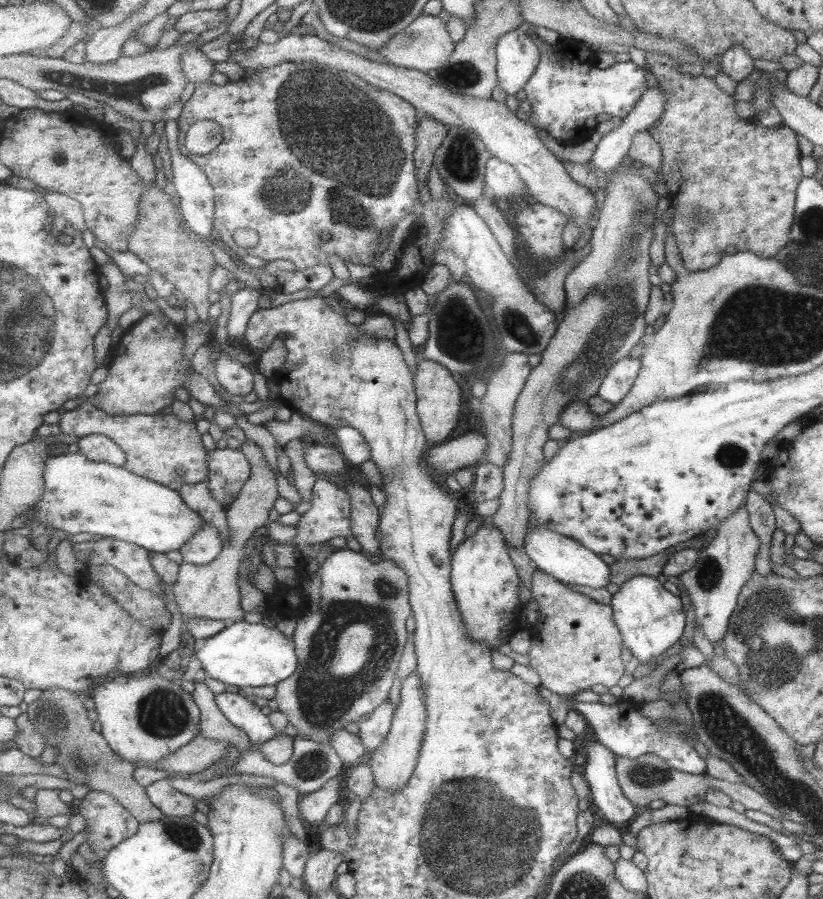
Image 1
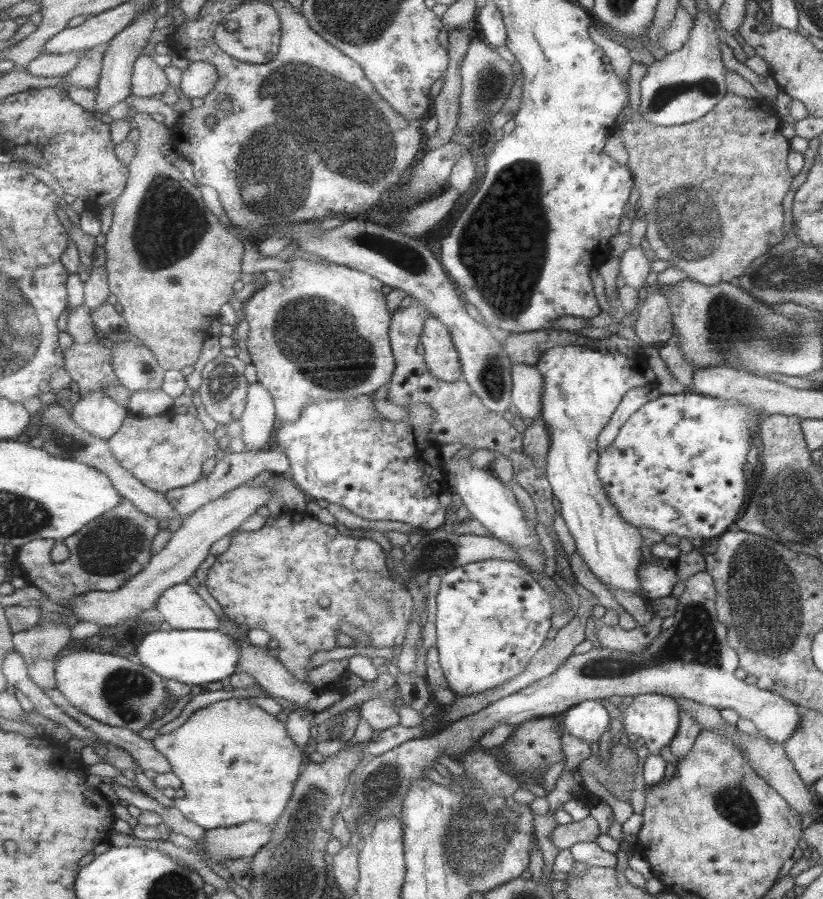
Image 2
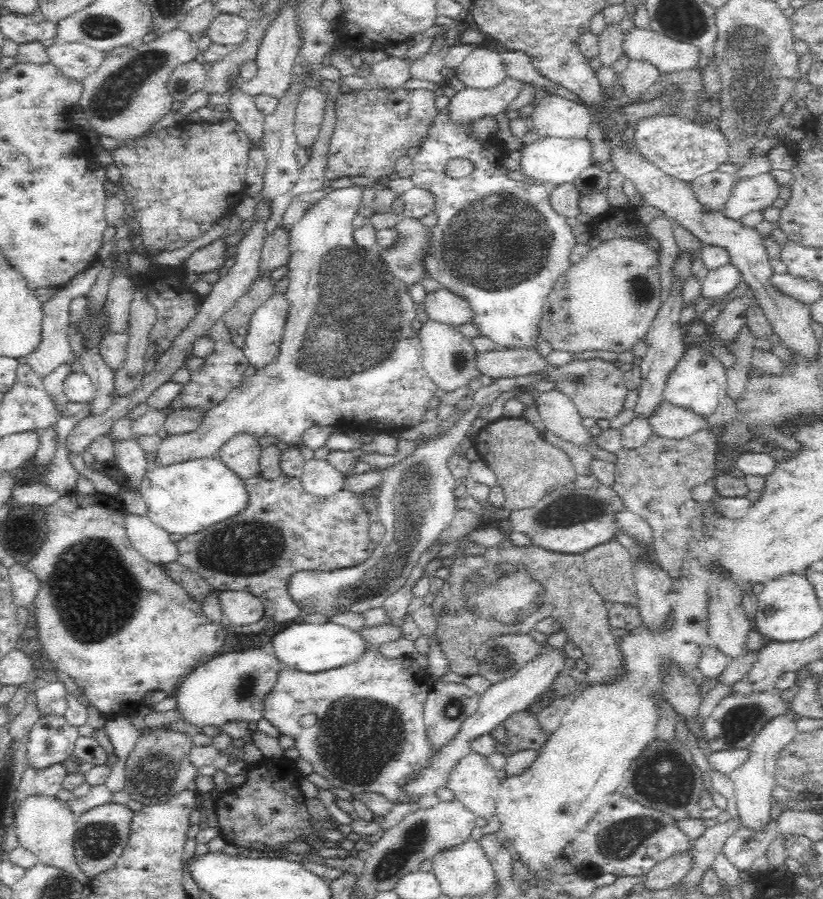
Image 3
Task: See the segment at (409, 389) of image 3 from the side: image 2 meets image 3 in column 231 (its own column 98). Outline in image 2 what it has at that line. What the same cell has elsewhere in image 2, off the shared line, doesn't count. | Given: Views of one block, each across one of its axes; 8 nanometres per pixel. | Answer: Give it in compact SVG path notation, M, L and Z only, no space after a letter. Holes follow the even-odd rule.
M108 392L82 395L82 400L74 406L74 418L81 428L102 439L114 438L129 413L129 408L114 400Z

